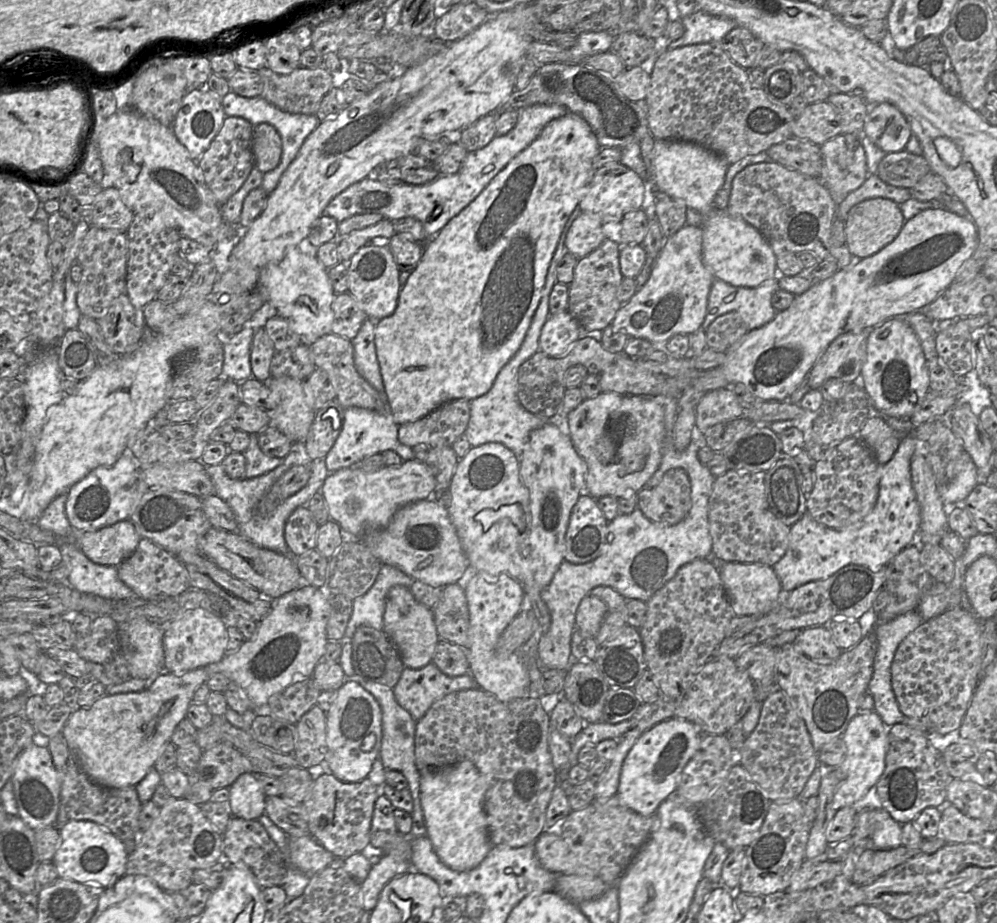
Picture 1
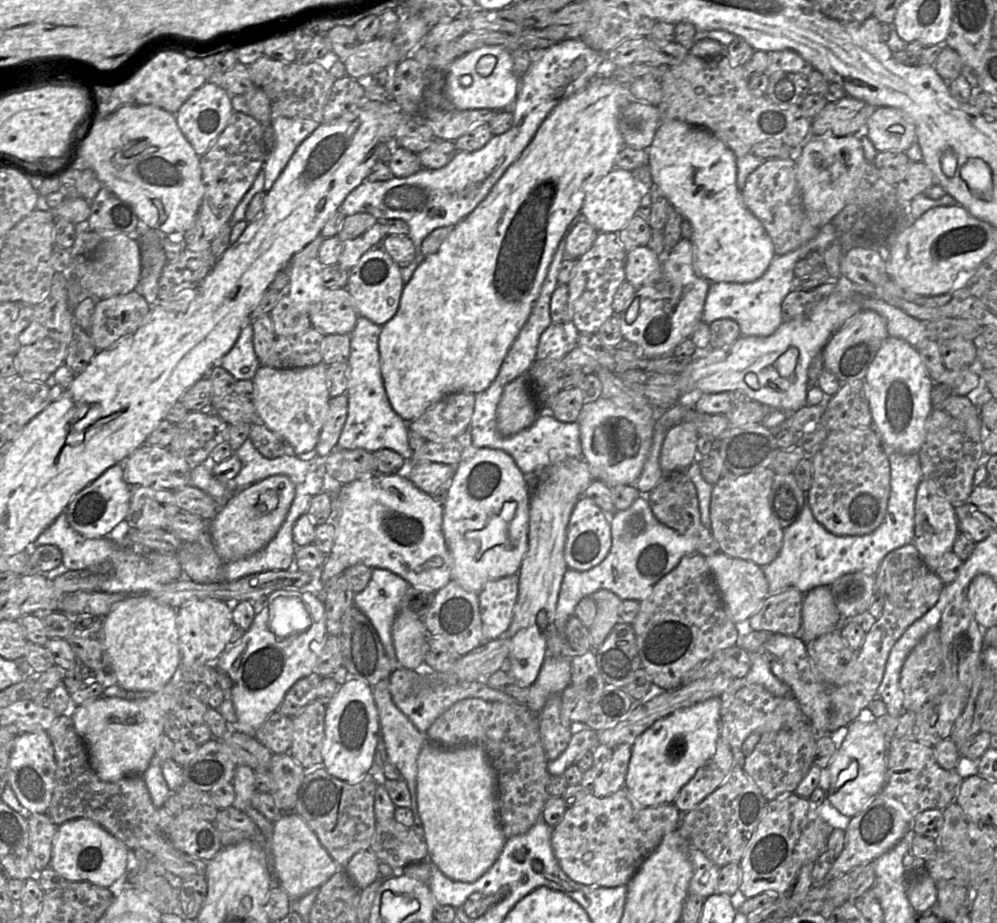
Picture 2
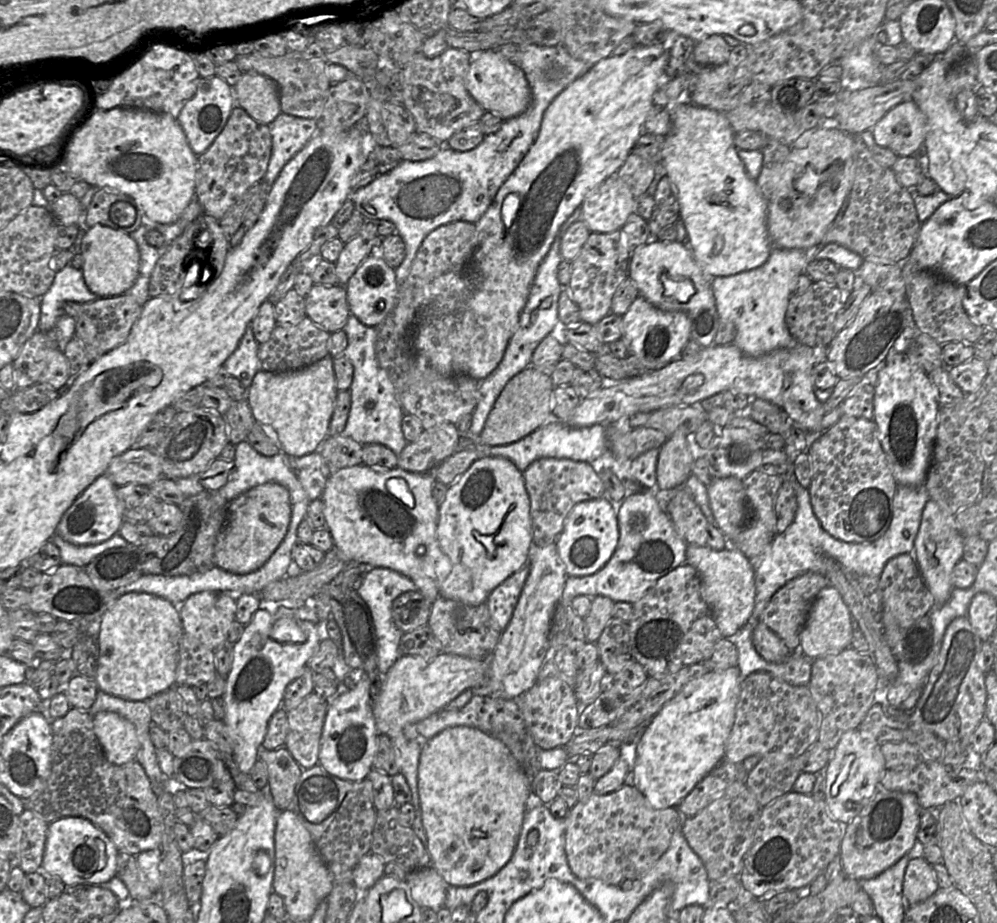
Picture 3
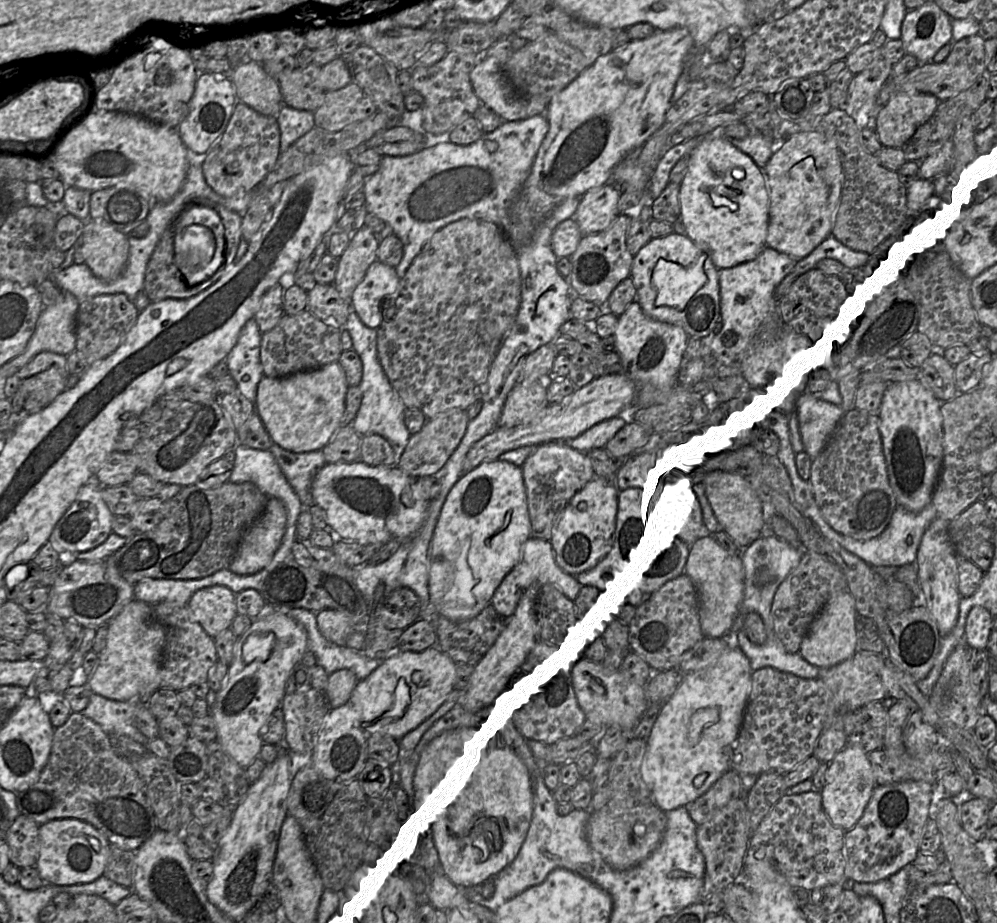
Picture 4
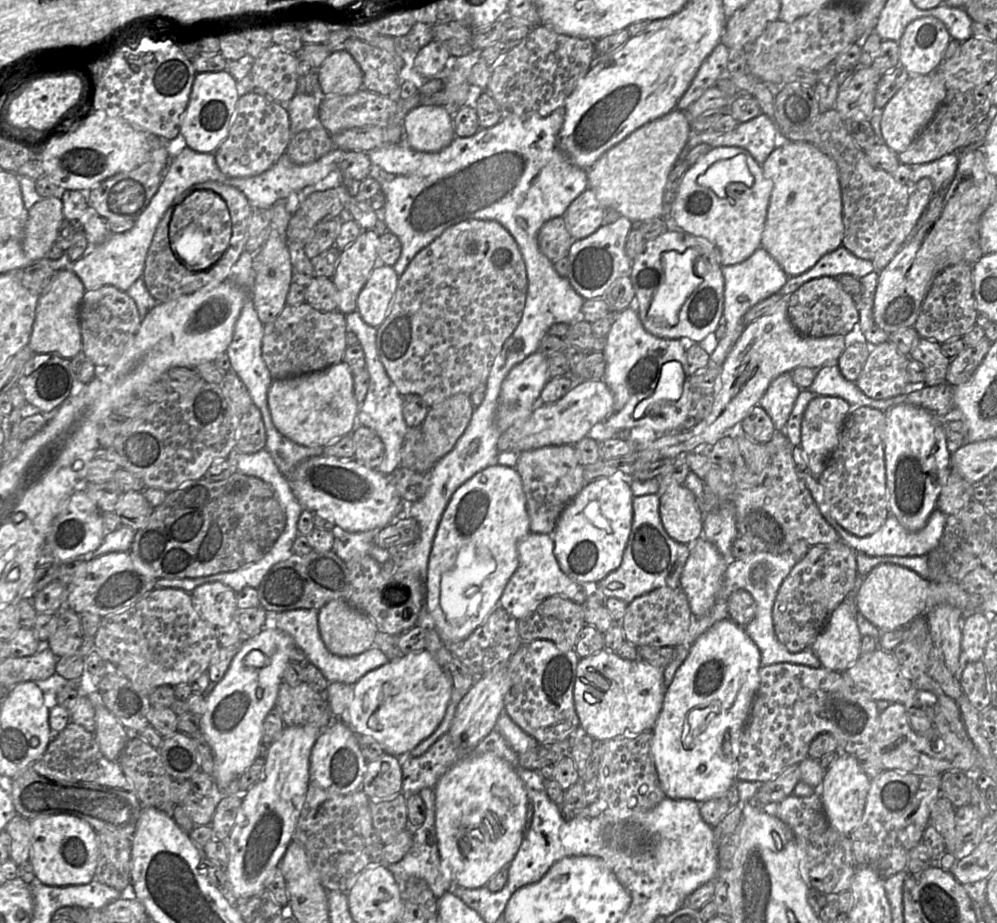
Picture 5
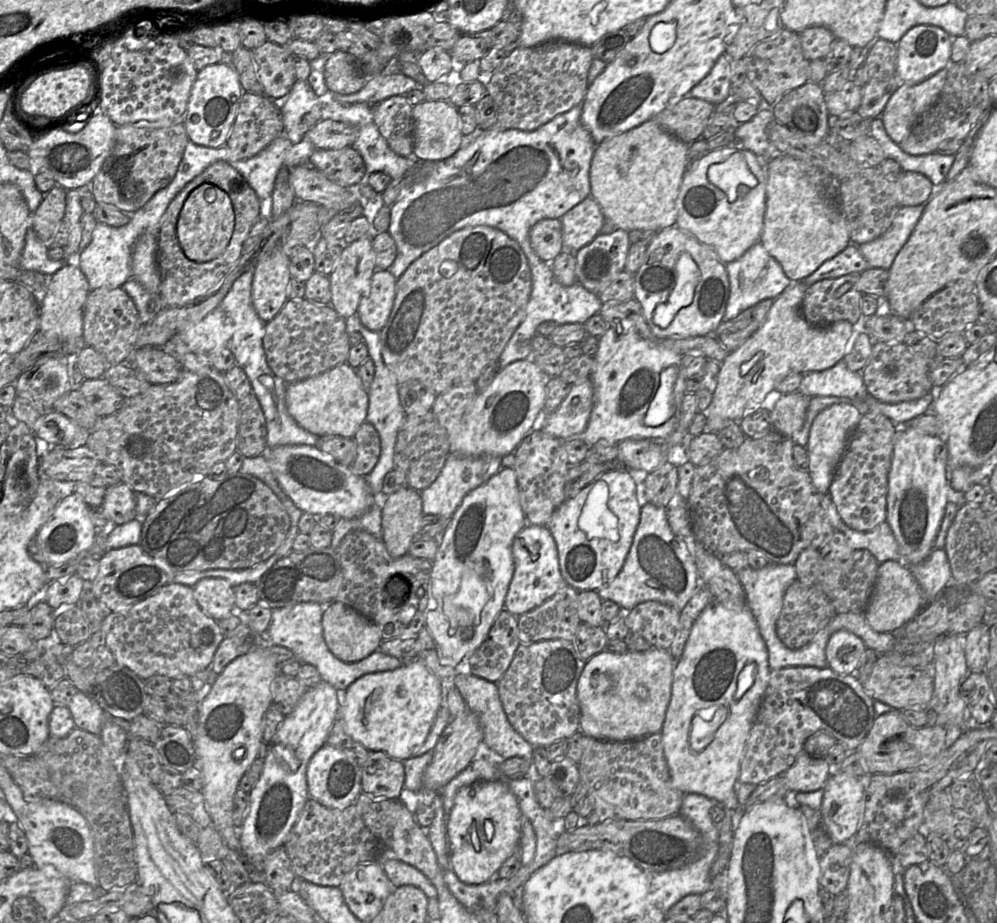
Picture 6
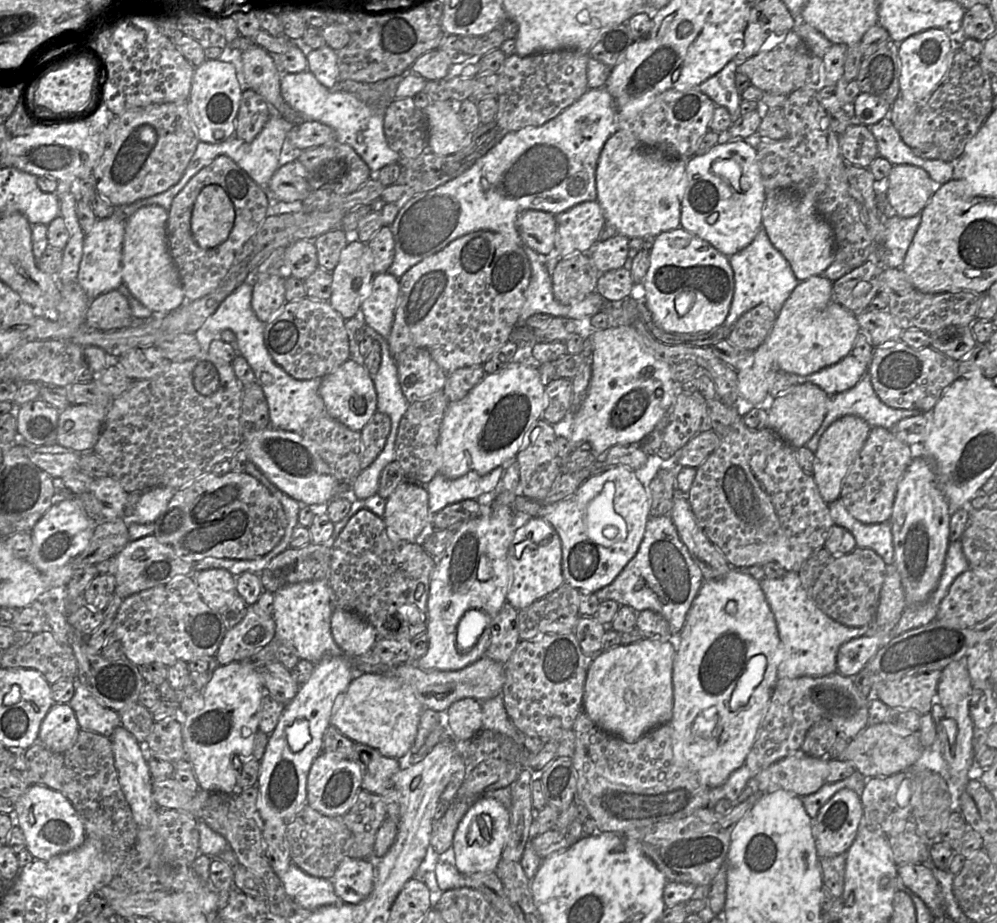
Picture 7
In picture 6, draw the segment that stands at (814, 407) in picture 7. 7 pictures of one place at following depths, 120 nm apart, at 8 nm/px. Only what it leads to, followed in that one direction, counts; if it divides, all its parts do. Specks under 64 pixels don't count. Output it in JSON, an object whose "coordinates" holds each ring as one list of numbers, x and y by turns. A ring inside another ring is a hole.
{"coordinates":[[799,391,779,396,770,411,771,428,792,437,804,424,810,398]]}

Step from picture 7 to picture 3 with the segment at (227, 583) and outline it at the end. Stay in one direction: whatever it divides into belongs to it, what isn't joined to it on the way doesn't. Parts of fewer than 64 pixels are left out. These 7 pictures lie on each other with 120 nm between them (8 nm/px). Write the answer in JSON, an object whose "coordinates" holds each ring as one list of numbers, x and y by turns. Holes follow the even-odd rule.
{"coordinates":[[222,591,195,593,179,610,183,631,213,651,228,640,235,613,236,596]]}

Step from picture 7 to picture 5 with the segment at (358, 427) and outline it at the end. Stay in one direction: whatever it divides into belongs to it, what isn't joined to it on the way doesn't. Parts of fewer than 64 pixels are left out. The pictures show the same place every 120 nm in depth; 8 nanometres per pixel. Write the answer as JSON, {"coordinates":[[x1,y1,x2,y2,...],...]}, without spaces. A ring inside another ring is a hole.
{"coordinates":[[343,361,320,371,274,379,267,393,273,424,282,435,307,447,324,447,351,434,360,408,353,381,353,373]]}

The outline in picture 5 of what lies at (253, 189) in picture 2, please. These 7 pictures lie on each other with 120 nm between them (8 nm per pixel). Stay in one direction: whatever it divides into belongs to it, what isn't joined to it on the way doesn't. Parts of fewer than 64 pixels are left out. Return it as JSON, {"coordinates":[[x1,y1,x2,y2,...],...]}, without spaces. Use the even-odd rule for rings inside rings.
{"coordinates":[[296,93,286,104,292,136,304,130,310,130,320,126,319,103,322,100,316,99,312,95]]}

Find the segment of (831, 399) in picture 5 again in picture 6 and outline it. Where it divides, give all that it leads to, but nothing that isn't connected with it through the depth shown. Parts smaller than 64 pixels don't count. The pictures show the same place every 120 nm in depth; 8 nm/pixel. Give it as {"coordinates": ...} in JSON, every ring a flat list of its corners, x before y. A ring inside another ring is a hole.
{"coordinates":[[833,404,822,410,814,419,807,446,811,481,820,494,827,494,834,478,835,470,842,459,853,430,859,423,862,413,856,405]]}

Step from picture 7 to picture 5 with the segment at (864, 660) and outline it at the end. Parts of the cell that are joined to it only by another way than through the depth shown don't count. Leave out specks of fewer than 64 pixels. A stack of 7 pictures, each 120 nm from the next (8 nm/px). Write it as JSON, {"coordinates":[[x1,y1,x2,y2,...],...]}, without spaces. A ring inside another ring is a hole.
{"coordinates":[[854,594,846,597,831,614,826,626,811,644,810,649,820,660,821,666,836,672,845,672,860,657,861,639,857,625,858,609]]}

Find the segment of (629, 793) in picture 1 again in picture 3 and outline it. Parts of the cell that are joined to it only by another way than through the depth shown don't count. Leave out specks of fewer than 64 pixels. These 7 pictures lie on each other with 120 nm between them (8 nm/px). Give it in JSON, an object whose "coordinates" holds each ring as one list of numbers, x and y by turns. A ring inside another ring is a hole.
{"coordinates":[[738,666,724,671,708,671,688,682,682,690,649,721,636,744,636,760,631,783,646,797,654,809,677,808,681,801,719,762,725,758,740,695]]}

